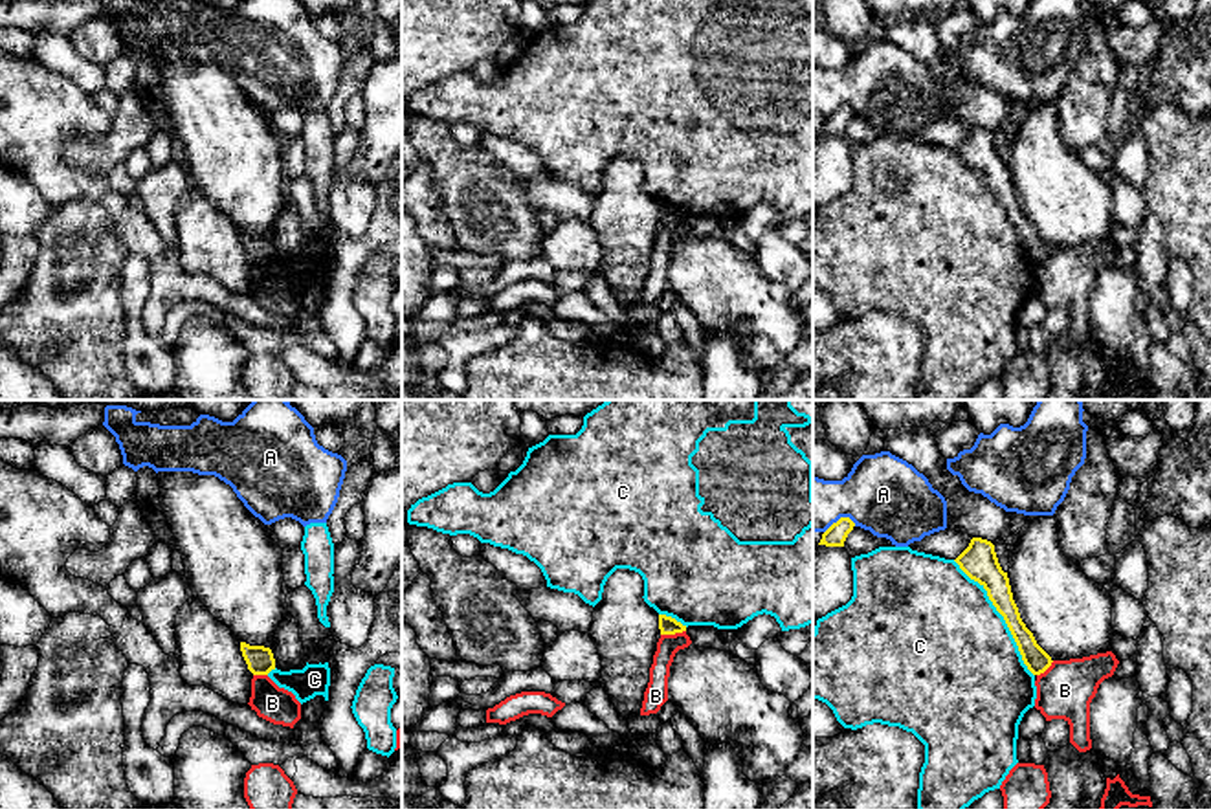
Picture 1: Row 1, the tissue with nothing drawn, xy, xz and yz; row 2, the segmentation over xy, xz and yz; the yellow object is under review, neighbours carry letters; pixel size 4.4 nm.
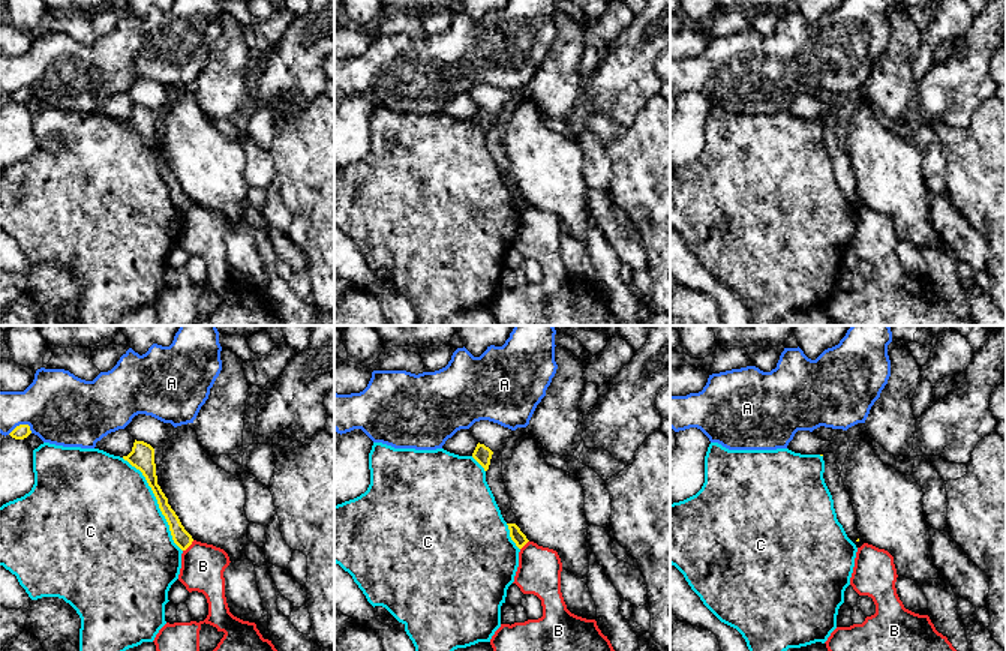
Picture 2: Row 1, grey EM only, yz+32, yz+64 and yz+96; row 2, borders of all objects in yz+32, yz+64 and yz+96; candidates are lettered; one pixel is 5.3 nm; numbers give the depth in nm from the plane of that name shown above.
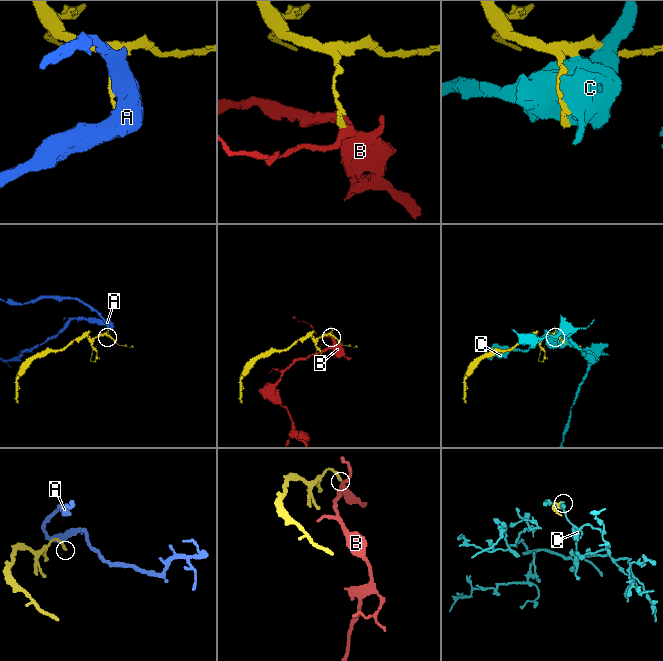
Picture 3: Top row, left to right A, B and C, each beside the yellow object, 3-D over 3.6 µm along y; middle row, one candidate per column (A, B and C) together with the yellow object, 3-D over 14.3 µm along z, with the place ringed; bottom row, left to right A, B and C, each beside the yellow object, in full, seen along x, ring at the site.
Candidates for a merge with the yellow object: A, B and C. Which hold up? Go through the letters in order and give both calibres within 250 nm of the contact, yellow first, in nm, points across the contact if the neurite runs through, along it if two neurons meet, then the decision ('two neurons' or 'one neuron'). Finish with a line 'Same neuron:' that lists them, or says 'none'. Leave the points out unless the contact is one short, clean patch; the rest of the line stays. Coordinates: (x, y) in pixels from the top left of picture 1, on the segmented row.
A: 90/340 nm | along yz (855, 523), (848, 518), (839, 518), (824, 532) | two neurons
B: 80/100 nm | along xz (685, 630), (674, 635), (661, 635) | two neurons
C: 160/480 nm | two neurons
Same neuron: none

